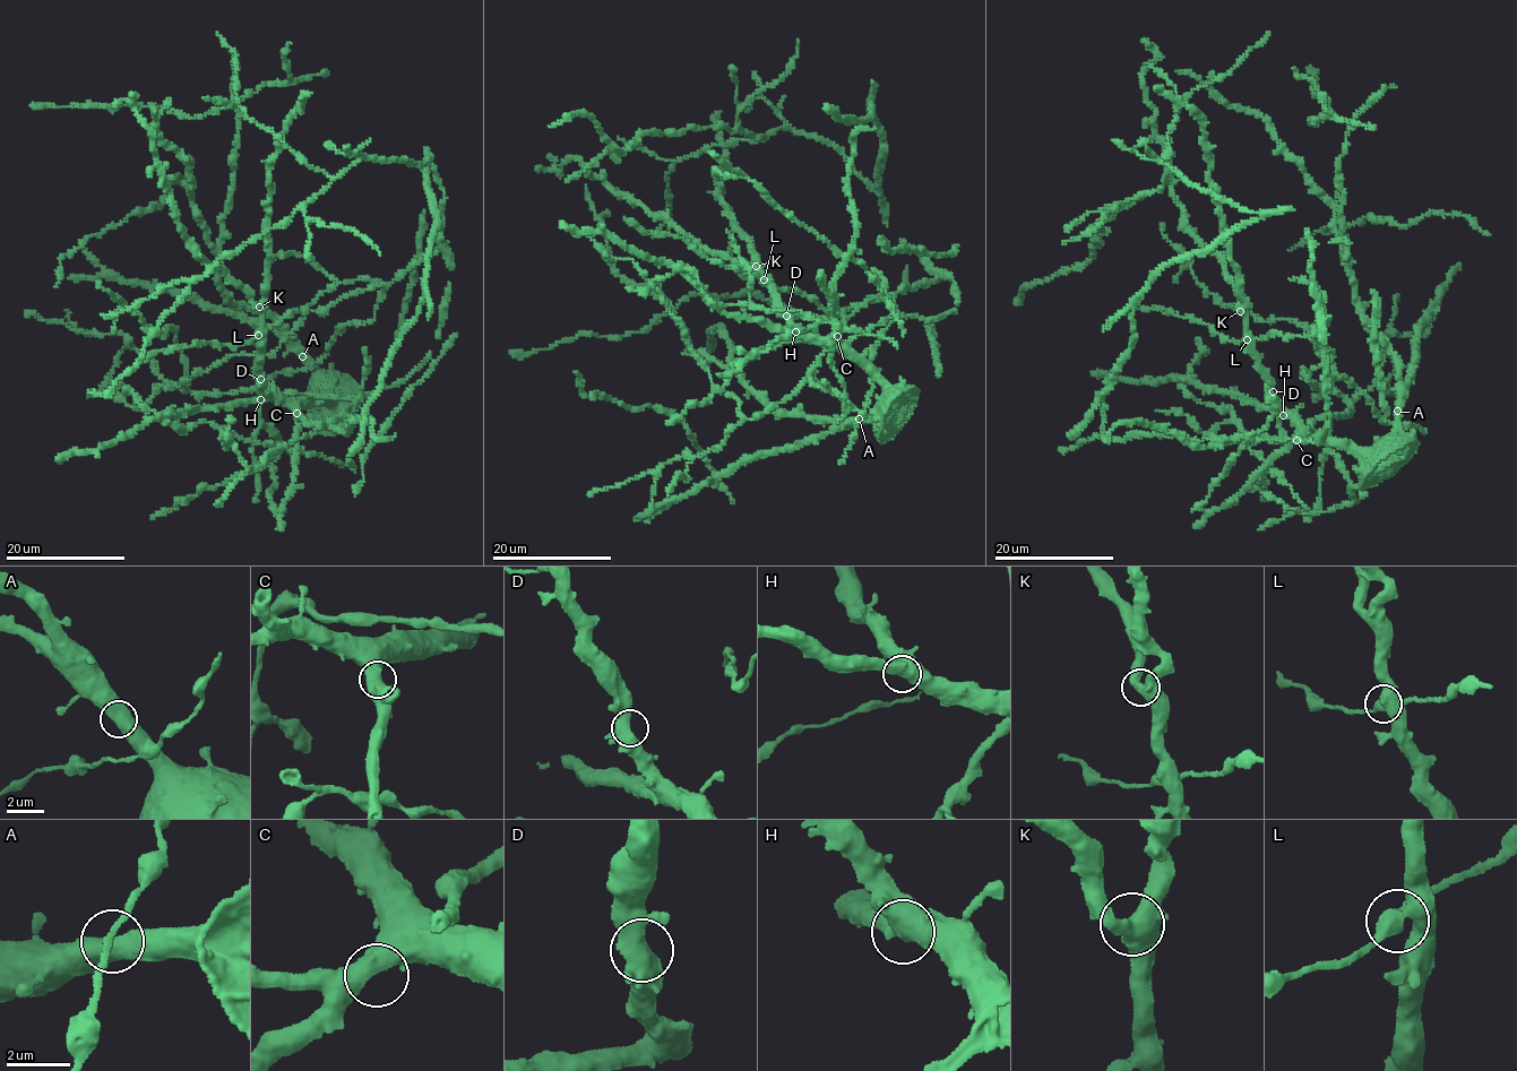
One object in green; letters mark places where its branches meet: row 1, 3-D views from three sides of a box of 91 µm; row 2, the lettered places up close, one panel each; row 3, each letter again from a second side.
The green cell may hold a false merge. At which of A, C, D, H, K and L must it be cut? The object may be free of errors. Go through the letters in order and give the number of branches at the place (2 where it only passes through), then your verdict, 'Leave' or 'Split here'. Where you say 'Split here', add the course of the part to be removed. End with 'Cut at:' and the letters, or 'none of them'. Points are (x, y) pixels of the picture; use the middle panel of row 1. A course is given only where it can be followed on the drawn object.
A: Branches: 2. Leave
C: Branches: 2. Leave
D: Branches: 2. Leave
H: Branches: 2. Leave
K: Branches: 2. Leave
L: Branches: 2. Leave
Cut at: none of them

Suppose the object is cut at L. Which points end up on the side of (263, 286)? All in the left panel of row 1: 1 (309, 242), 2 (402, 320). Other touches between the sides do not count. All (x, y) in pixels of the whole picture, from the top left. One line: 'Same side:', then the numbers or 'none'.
Same side: 1, 2

